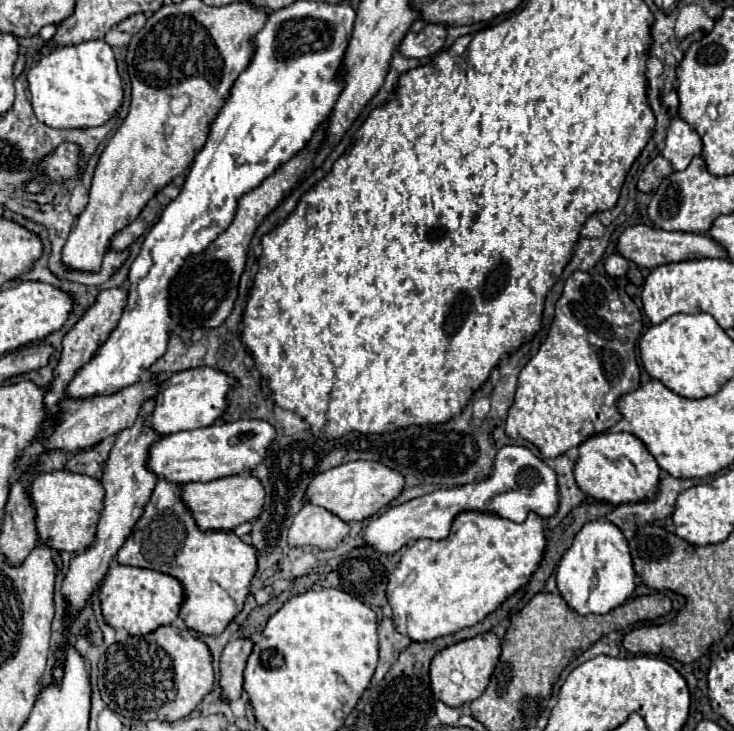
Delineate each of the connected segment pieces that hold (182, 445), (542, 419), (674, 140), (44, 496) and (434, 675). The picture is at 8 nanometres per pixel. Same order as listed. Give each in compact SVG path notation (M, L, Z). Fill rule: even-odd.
M258 418L236 420L236 422L214 422L212 426L168 434L158 440L150 450L148 468L166 480L172 482L210 482L224 476L246 474L266 458L268 448L276 440L276 428Z
M574 272L556 302L554 320L546 342L522 368L518 376L518 390L514 404L508 412L506 434L516 440L518 436L532 442L542 456L556 458L586 438L612 428L620 418L618 400L622 394L634 392L640 386L640 370L636 362L636 340L642 334L642 314L632 306L632 298L618 288L612 288L608 278L600 274ZM612 300L622 300L622 308L610 308Z
M682 118L672 120L666 134L666 146L662 150L662 156L672 162L672 168L684 170L690 164L690 160L700 152L702 152L702 140L698 132Z
M70 470L42 472L30 482L30 498L36 508L36 528L40 540L56 550L84 552L96 542L96 526L100 512L104 508L104 488L102 482Z
M486 632L456 642L450 648L438 652L430 664L430 682L432 682L434 696L450 708L458 708L462 704L476 700L486 690L498 658L500 658L500 640L494 632Z

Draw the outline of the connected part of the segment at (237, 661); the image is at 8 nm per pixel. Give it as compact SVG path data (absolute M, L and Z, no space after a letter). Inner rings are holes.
M232 638L222 654L220 660L220 686L224 692L224 698L236 700L242 694L242 684L244 684L244 668L246 660L252 652L252 640L250 638Z

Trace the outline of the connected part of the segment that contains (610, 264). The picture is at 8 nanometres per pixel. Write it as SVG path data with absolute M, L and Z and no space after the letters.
M612 254L610 258L606 258L604 268L612 278L620 278L620 276L626 276L628 272L628 260L622 258L620 254Z

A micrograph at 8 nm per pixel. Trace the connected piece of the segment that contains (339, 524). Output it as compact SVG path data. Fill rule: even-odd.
M306 502L290 526L288 542L290 546L316 546L330 550L338 546L348 532L348 522L342 522L336 514L322 510L322 506Z

